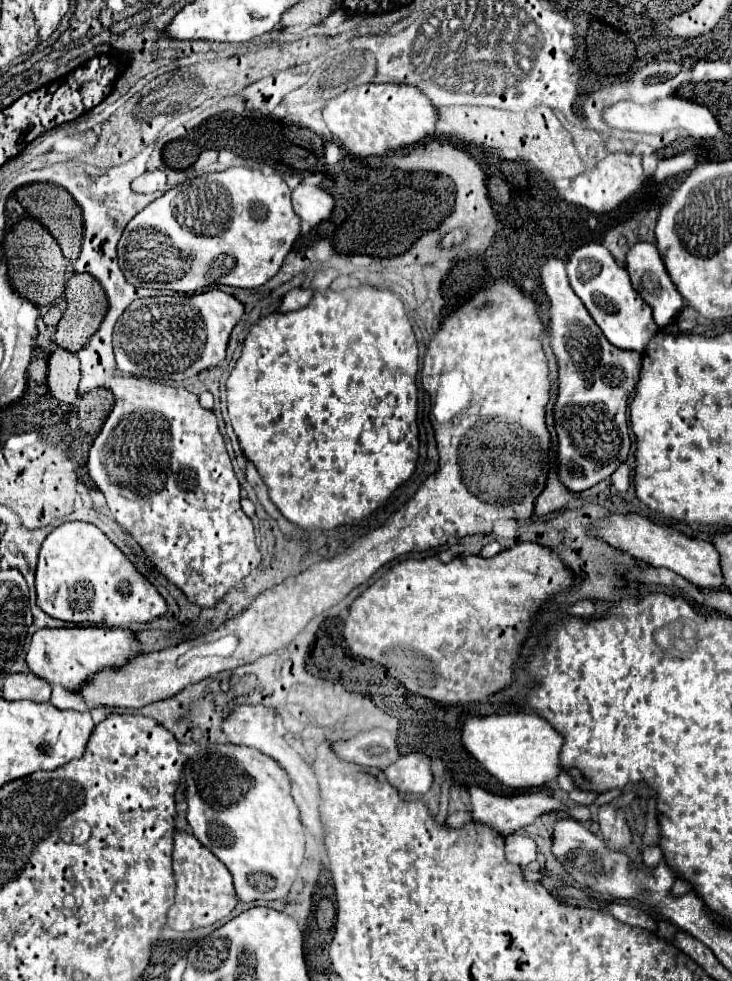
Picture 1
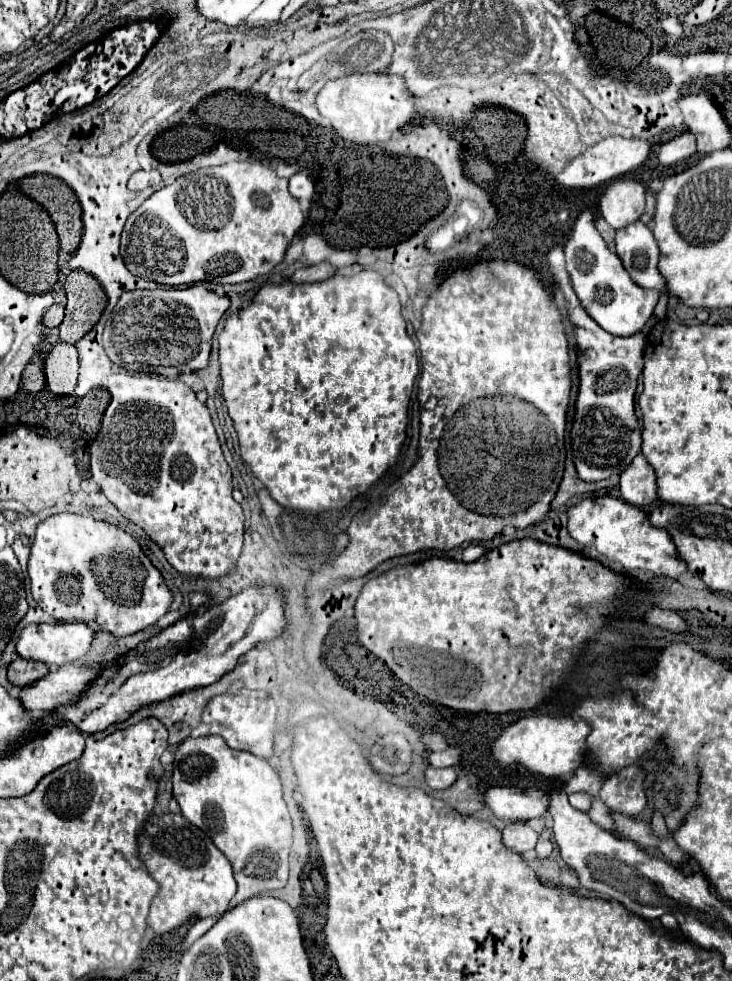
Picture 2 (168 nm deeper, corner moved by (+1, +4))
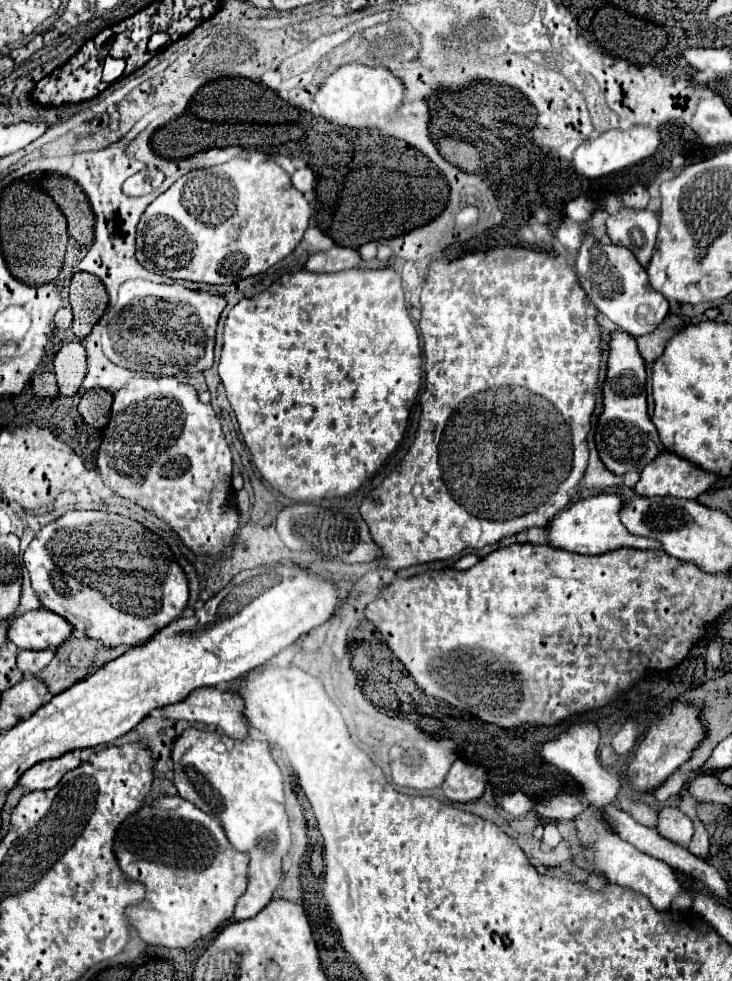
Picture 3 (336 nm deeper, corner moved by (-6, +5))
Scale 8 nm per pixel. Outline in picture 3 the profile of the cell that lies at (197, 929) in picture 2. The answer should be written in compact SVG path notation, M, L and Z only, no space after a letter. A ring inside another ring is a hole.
M188 729L176 739L172 761L178 795L216 817L234 849L252 857L248 863L248 889L234 907L234 919L254 917L272 899L272 891L282 883L282 857L290 849L284 781L280 767L270 755L268 743L254 735L246 737L246 741L234 741L214 731Z

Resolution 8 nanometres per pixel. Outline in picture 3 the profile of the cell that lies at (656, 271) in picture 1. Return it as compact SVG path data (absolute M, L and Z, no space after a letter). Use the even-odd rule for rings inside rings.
M650 211L616 213L608 217L608 237L614 245L622 245L634 253L640 265L648 267L658 235L658 217Z

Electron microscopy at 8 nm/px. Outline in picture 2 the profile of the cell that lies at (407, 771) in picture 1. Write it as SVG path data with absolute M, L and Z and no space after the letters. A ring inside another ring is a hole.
M427 768L425 782L433 790L445 790L457 780L457 772L453 768Z

